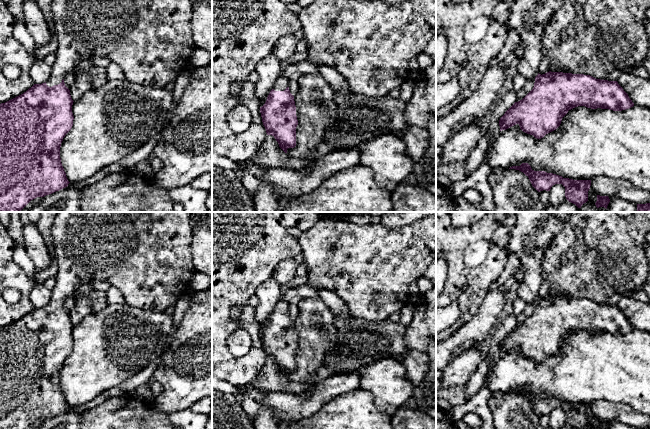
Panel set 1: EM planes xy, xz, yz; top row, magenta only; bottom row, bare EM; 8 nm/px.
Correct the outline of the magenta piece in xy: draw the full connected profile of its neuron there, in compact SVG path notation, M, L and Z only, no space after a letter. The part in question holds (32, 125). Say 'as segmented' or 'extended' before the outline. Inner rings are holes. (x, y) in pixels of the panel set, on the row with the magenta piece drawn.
extended | M52 0L51 9L58 37L58 48L50 78L45 83L34 84L23 94L0 104L0 212L20 212L31 200L59 191L70 183L61 163L60 147L63 138L73 126L72 105L74 101L71 98L70 90L65 86L64 78L68 73L74 72L80 61L94 56L110 58L112 62L121 67L127 82L160 88L174 82L181 72L191 67L189 60L195 49L191 27L192 0Z

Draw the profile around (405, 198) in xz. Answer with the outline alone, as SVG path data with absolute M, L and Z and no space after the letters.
M400 184L391 191L390 212L436 212L436 196L417 185Z

